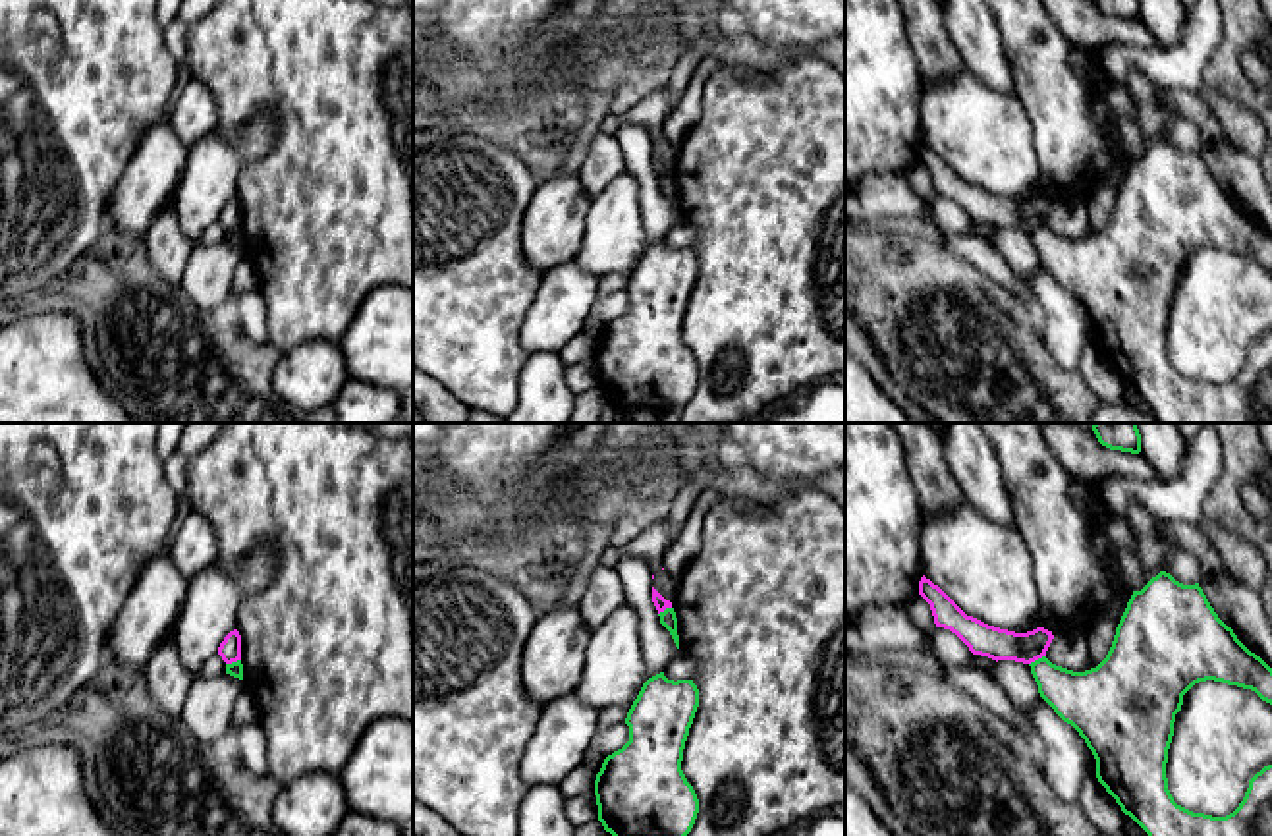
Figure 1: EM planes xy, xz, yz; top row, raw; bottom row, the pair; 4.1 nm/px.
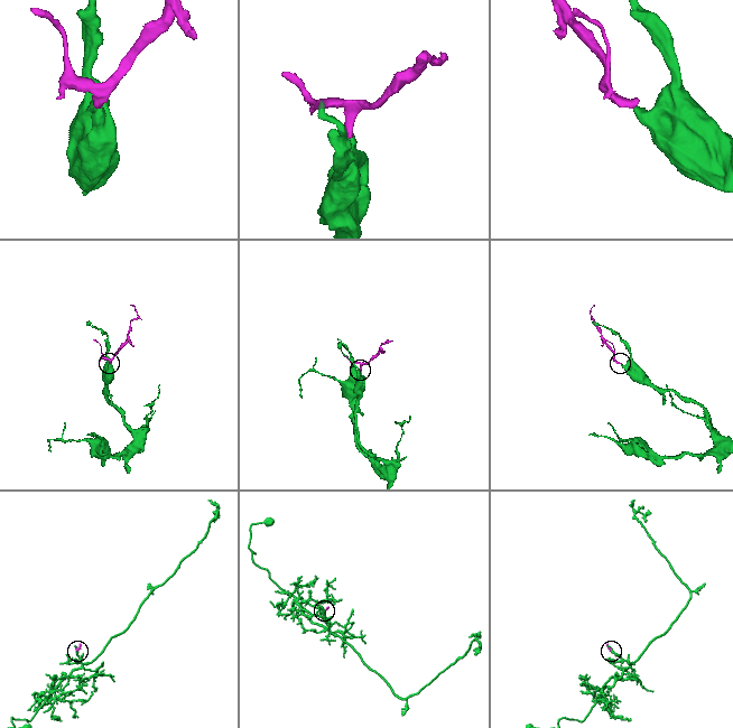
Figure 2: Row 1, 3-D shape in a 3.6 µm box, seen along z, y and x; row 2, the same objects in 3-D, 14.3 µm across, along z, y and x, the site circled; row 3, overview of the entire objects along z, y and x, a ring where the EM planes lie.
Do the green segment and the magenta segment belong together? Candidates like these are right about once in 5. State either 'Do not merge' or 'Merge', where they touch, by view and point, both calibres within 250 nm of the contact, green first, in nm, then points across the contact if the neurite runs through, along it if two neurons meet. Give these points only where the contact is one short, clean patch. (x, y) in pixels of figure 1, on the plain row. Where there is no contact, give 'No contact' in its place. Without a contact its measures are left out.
Do not merge. Touches green at yz (1039, 226). Thickness 240 nm (green) against 130 nm. Boundary: yz (1045, 222), (1029, 232)

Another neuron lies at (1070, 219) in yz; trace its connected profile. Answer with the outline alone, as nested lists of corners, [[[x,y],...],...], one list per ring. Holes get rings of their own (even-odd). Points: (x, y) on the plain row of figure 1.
[[[1056,203],[1046,218],[1046,226],[1056,234],[1085,239],[1091,226],[1087,203]]]

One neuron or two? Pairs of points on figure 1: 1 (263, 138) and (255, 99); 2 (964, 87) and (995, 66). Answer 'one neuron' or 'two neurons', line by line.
1: two neurons
2: two neurons

